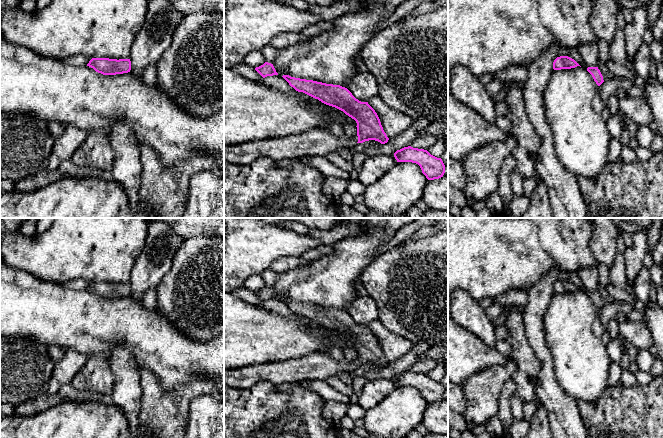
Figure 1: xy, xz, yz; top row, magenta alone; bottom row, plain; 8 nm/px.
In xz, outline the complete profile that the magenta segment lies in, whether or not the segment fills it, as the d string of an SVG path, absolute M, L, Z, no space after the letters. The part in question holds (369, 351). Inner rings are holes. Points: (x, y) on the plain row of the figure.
M289 299L282 301L296 315L303 316L326 329L335 331L354 343L357 347L357 367L369 364L375 364L381 368L388 366L389 362L384 356L375 334L368 326L361 326L356 323L347 312Z

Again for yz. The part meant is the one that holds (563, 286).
M568 280L557 281L553 286L554 294L571 293L580 290L574 283Z

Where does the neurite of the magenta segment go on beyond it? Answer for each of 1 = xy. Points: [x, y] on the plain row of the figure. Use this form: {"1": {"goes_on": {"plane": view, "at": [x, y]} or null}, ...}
{"1": {"goes_on": null}}

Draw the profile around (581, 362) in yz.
M583 291L554 294L545 314L545 334L548 349L553 358L555 377L563 391L577 401L592 403L597 401L608 386L611 359L606 345L593 332L593 322L599 310L592 299Z

